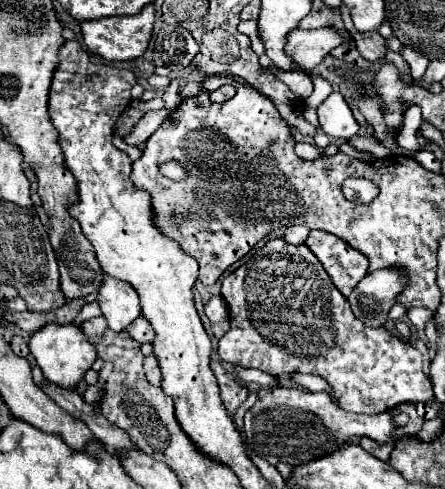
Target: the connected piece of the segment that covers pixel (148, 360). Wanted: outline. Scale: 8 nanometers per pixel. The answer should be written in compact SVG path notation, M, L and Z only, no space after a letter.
M149 354L149 356L145 356L145 374L147 374L147 378L151 378L151 384L161 384L161 380L163 380L163 374L161 374L161 368L159 368L159 362L157 362L157 358L153 356L153 354Z

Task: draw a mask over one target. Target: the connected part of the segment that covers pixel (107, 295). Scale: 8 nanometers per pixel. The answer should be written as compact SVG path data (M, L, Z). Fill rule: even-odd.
M111 276L103 278L97 300L99 300L101 312L103 312L109 328L115 332L125 330L141 314L139 296L137 296L135 288L131 284L115 280Z

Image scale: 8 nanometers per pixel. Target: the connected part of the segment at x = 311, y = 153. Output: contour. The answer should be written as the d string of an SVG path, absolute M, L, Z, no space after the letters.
M297 142L295 152L299 158L305 158L305 160L317 160L321 156L321 150L315 144L307 144L307 142Z

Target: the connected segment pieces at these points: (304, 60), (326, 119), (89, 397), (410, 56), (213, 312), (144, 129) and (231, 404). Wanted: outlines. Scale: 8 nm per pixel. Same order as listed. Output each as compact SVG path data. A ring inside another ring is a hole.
M295 28L287 34L285 54L295 62L297 68L311 72L339 44L341 40L335 28L319 28L319 30Z
M333 92L317 108L317 116L319 116L319 126L323 128L323 132L333 138L347 140L359 134L359 124L353 118L351 108L347 106L345 98L339 92Z
M98 383L88 386L87 390L83 394L83 400L86 403L93 404L98 403L103 396L103 390Z
M405 48L401 54L403 54L405 62L411 66L411 76L413 76L413 78L421 78L421 76L425 74L425 70L427 70L429 60L427 60L425 56L419 56L419 54L417 54L415 50L411 50L411 48Z
M221 294L213 296L207 304L205 304L205 314L211 322L221 322L229 318L229 310L227 310L227 302L223 300Z
M161 108L161 110L151 110L151 112L147 112L139 122L137 122L137 126L133 128L133 132L125 138L125 142L127 144L131 144L131 146L141 146L167 118L169 118L169 110L167 108Z
M211 360L210 366L213 368L213 372L215 372L217 382L219 382L223 404L225 404L225 408L227 408L231 420L233 420L235 418L235 410L247 400L249 390L245 388L245 384L239 384L233 374L225 372L225 368L221 366L219 360Z

